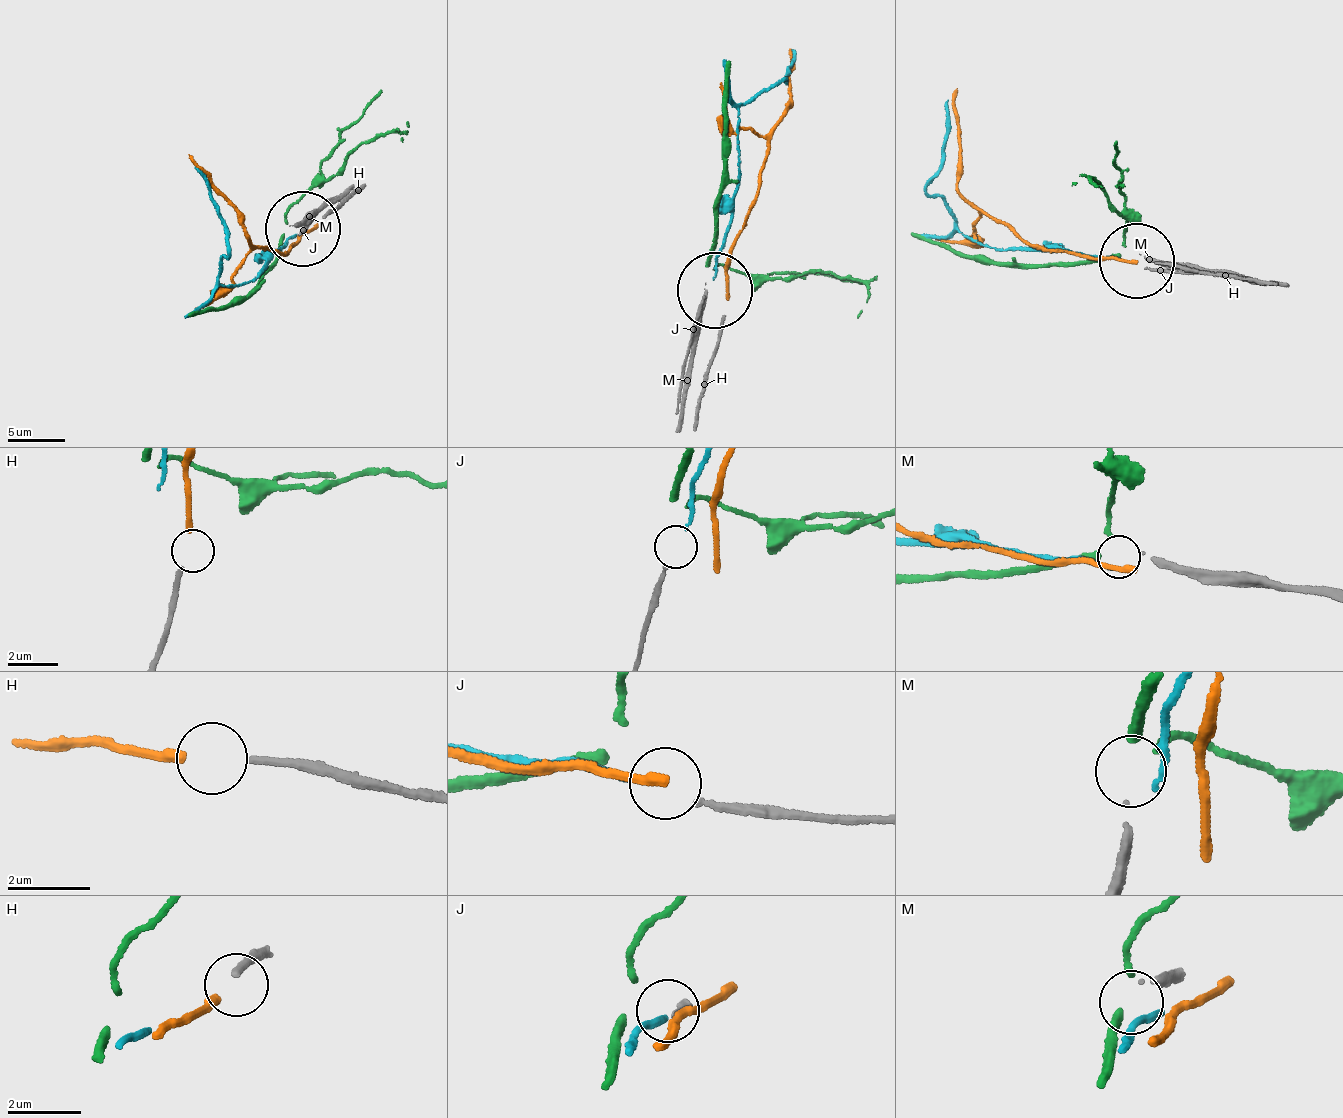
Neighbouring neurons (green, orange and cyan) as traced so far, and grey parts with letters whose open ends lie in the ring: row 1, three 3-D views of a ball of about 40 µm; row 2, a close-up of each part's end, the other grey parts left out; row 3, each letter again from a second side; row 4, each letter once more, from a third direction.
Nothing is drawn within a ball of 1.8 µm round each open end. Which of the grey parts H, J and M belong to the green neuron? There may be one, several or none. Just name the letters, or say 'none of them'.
M

